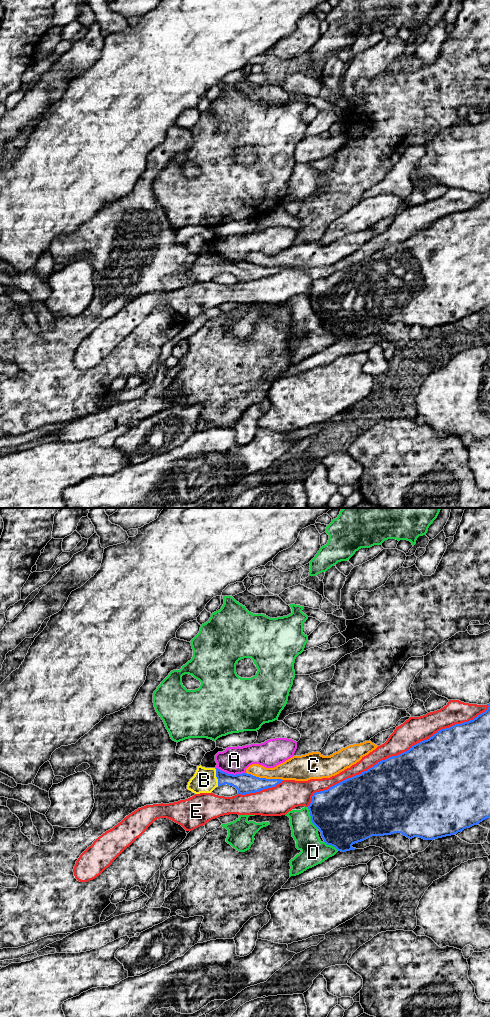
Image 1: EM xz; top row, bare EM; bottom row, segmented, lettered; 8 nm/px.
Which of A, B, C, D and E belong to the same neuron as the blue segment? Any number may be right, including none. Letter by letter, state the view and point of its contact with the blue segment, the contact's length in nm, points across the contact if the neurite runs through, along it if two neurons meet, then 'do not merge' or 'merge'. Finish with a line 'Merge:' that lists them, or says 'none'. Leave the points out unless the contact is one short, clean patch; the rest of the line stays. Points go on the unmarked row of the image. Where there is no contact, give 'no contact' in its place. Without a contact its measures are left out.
A: xz (230, 262) | 260 nm | do not merge
B: xz (217, 265) | 140 nm | across xz (245, 271), (217, 265), (204, 268) | merge
C: xz (264, 266) | 300 nm | do not merge
D: xz (311, 306) | 200 nm | do not merge
E: xz (397, 243) | 1650 nm | do not merge
Merge: B

